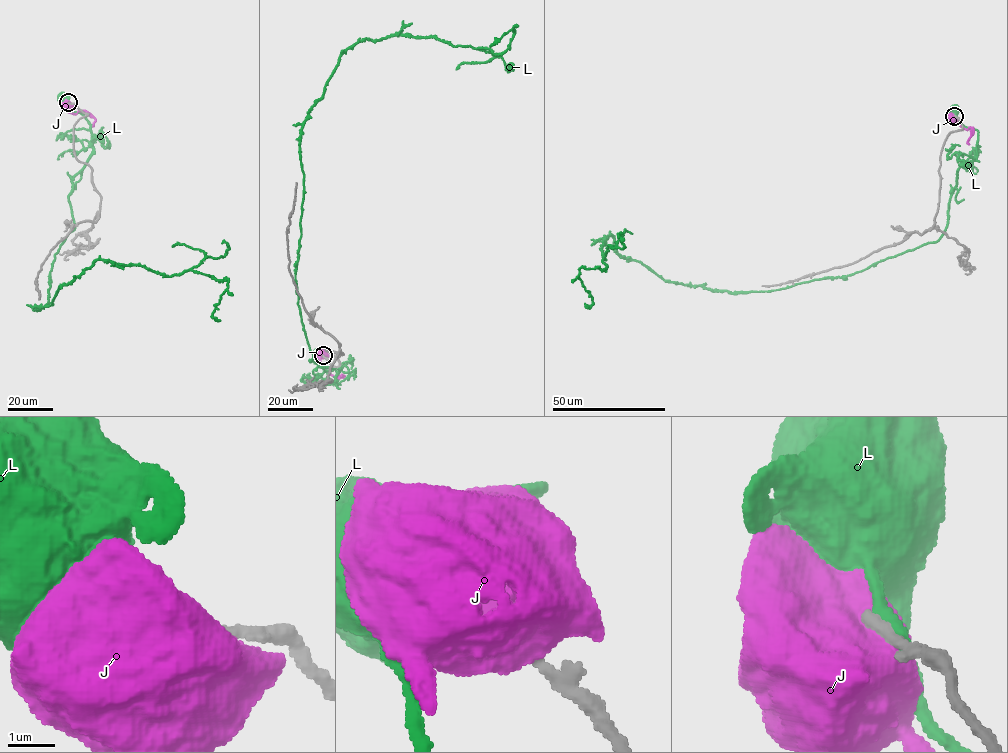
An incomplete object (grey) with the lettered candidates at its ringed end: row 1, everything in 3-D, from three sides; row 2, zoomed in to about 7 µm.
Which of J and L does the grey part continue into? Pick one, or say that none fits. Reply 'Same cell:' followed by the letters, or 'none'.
Same cell: none

